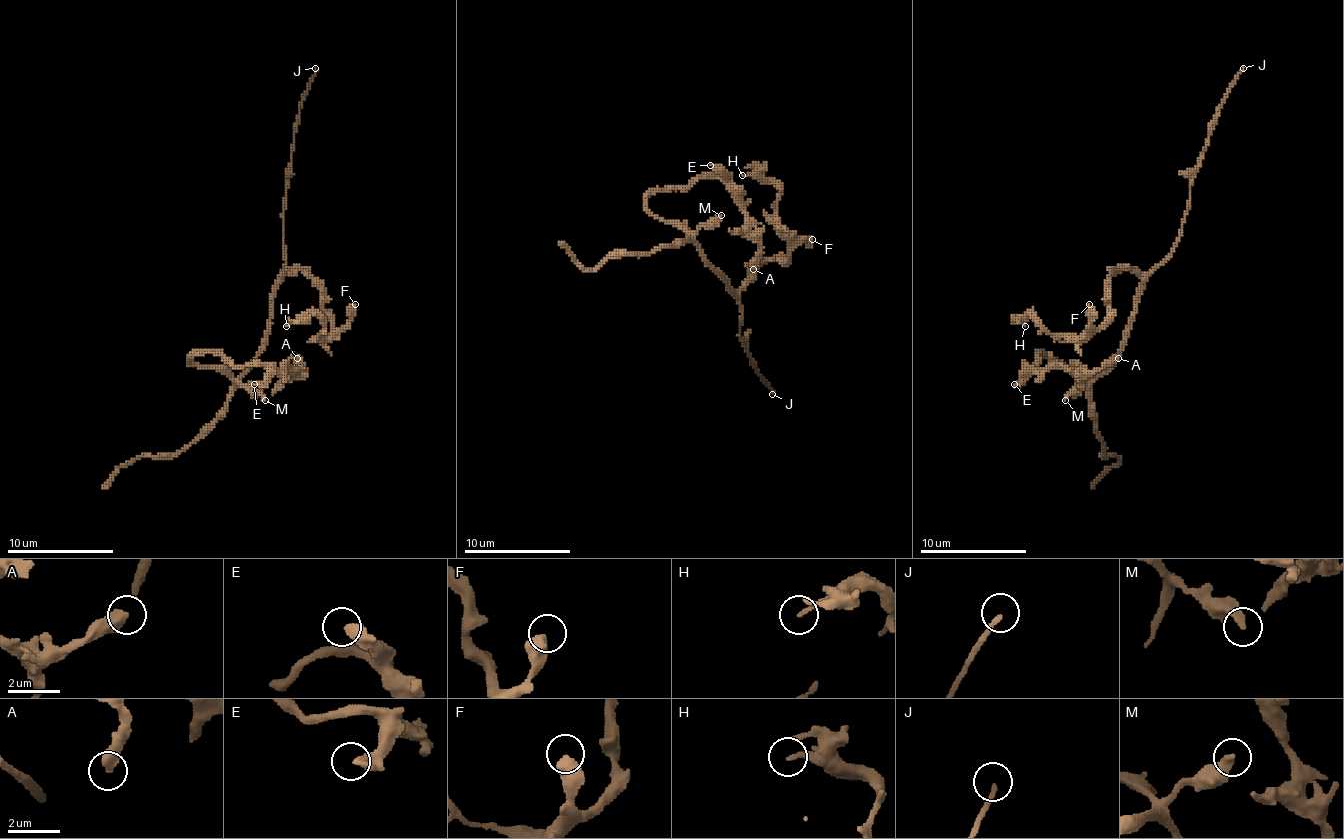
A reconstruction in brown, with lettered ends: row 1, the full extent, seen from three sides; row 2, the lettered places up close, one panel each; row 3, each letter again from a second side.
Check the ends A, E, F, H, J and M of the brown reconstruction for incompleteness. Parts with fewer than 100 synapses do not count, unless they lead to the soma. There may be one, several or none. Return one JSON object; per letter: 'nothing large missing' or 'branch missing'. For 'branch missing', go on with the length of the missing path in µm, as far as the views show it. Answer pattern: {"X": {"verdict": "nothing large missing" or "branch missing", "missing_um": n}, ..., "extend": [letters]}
{"A": {"verdict": "nothing large missing"}, "E": {"verdict": "nothing large missing"}, "F": {"verdict": "nothing large missing"}, "H": {"verdict": "nothing large missing"}, "J": {"verdict": "branch missing", "missing_um": 140}, "M": {"verdict": "nothing large missing"}, "extend": ["J"]}

